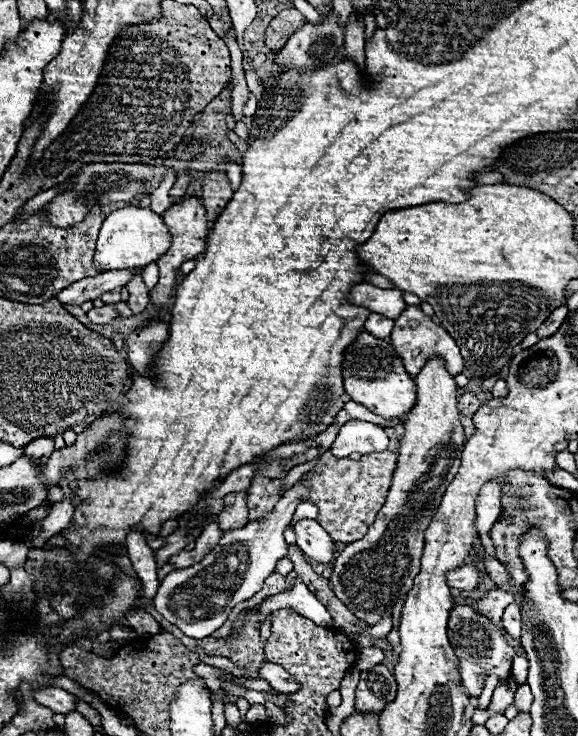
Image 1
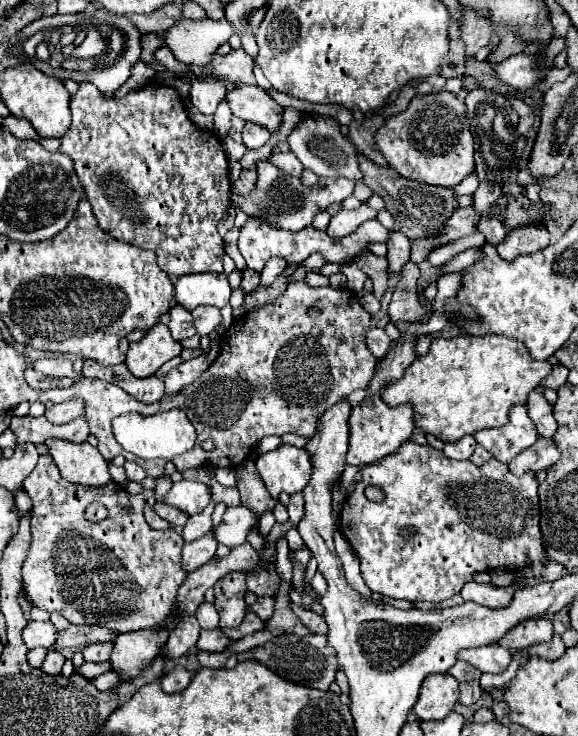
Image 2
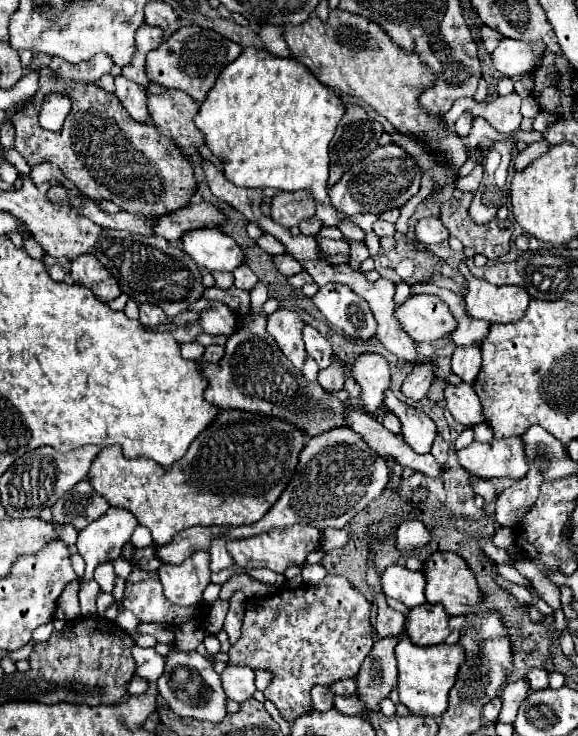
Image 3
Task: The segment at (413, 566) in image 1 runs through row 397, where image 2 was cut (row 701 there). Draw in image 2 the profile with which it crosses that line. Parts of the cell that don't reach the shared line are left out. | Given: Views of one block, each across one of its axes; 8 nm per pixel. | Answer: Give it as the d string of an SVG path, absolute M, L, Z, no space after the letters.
M430 674L420 688L418 702L414 704L414 714L420 720L442 720L446 718L454 704L458 702L458 680L444 674Z

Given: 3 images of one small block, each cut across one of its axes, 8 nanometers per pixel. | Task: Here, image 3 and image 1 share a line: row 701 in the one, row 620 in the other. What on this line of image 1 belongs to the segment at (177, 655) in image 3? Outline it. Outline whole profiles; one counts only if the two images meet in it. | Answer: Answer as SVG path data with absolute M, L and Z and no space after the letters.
M298 482L284 492L274 510L260 522L248 522L242 528L226 530L212 552L208 552L202 562L174 570L166 574L160 582L158 594L154 598L156 610L170 624L178 626L186 636L202 640L218 630L232 608L244 600L250 600L276 568L276 562L286 556L288 544L284 542L284 530L290 526L294 510L308 496L308 484Z

